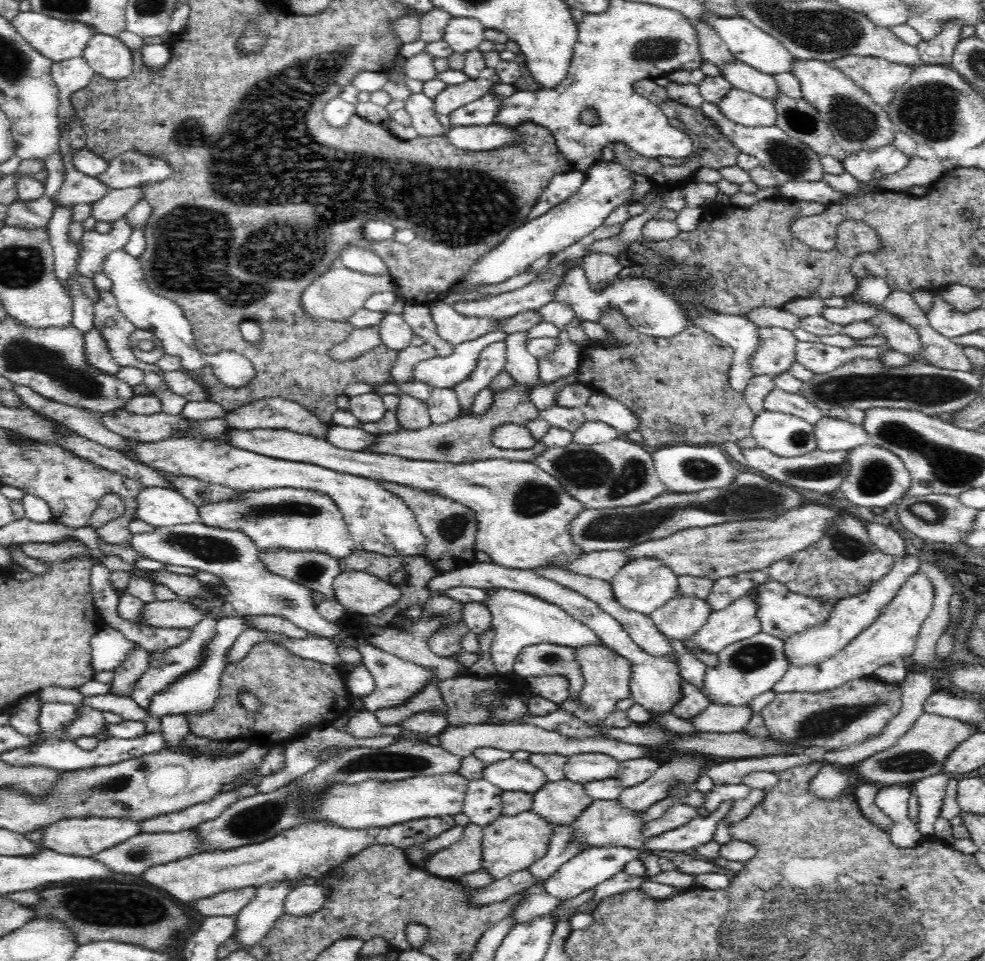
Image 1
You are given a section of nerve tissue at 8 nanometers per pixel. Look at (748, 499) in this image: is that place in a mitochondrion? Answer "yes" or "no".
yes

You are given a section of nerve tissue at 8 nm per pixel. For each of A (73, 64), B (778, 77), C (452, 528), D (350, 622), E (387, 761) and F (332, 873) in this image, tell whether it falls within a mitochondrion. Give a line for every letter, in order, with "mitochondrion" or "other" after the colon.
A: other
B: other
C: mitochondrion
D: other
E: mitochondrion
F: other

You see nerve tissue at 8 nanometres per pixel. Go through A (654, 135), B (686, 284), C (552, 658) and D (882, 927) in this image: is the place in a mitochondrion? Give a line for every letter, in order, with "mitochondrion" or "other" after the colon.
A: other
B: mitochondrion
C: mitochondrion
D: mitochondrion

